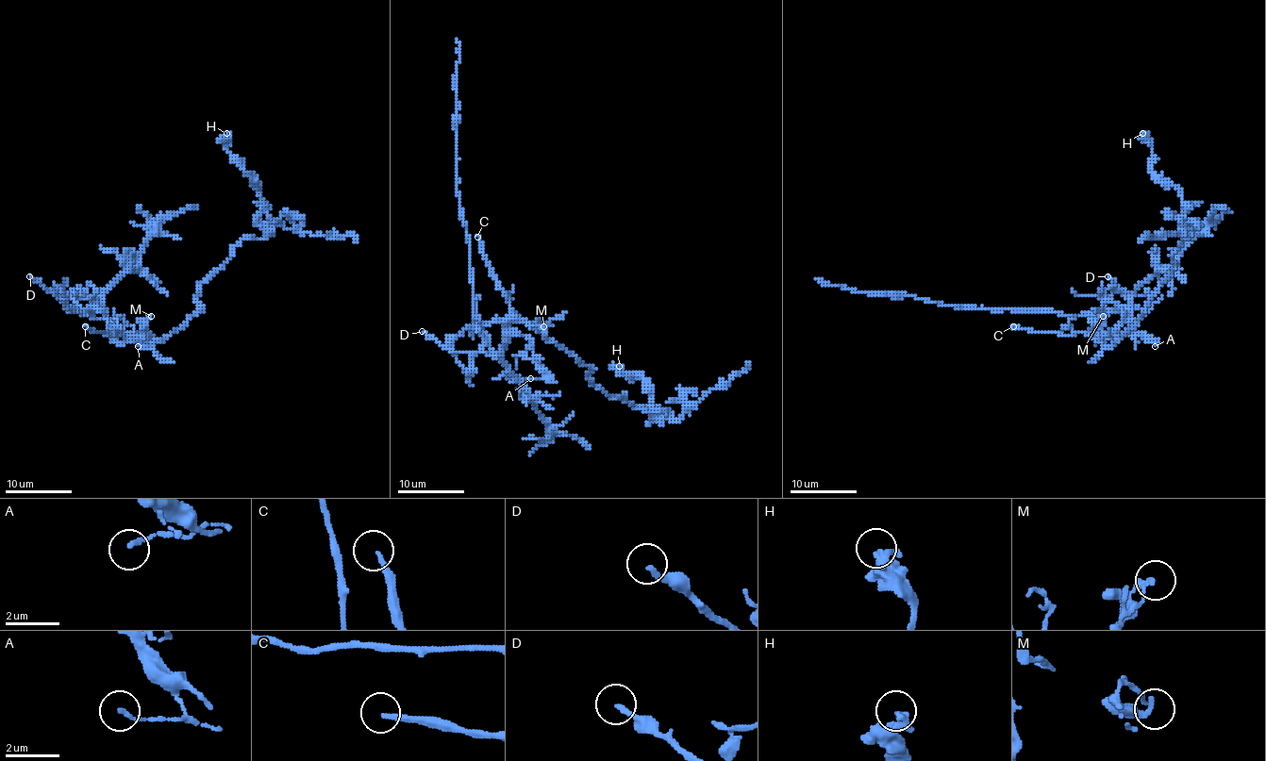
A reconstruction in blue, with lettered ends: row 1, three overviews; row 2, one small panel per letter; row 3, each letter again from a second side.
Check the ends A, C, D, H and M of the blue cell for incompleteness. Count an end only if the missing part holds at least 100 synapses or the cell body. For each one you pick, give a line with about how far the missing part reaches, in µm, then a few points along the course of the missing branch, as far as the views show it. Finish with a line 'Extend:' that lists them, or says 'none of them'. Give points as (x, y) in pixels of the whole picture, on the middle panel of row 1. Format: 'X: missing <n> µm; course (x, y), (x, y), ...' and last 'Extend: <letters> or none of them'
D: missing 45 µm
Extend: D

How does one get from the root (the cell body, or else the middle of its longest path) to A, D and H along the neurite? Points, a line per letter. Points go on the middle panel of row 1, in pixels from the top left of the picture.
A: (524, 322), (510, 322), (510, 330), (530, 341), (537, 368), (545, 376), (545, 380), (530, 378)
D: (524, 322), (510, 322), (510, 337), (497, 356), (489, 356), (482, 351), (456, 353), (422, 331)
H: (524, 322), (587, 365), (589, 380), (614, 398), (657, 411), (649, 408), (652, 389), (619, 366)

